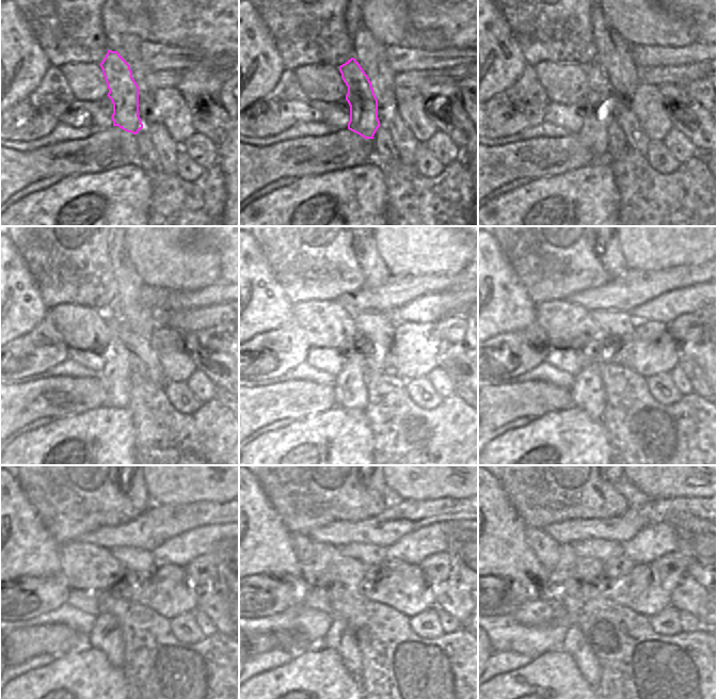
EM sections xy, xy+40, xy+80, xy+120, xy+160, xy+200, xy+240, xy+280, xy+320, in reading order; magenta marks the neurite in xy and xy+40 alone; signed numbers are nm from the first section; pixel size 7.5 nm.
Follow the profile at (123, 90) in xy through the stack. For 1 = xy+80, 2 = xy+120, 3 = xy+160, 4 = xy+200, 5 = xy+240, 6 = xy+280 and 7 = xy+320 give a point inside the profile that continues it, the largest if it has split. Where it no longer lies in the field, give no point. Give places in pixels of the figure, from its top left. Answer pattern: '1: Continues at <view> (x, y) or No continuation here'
1: Continues at xy+80 (593, 134)
2: Continues at xy+120 (115, 376)
3: Continues at xy+160 (350, 391)
4: Continues at xy+200 (588, 394)
5: Continues at xy+240 (106, 635)
6: Continues at xy+280 (339, 638)
7: Continues at xy+320 (574, 644)

